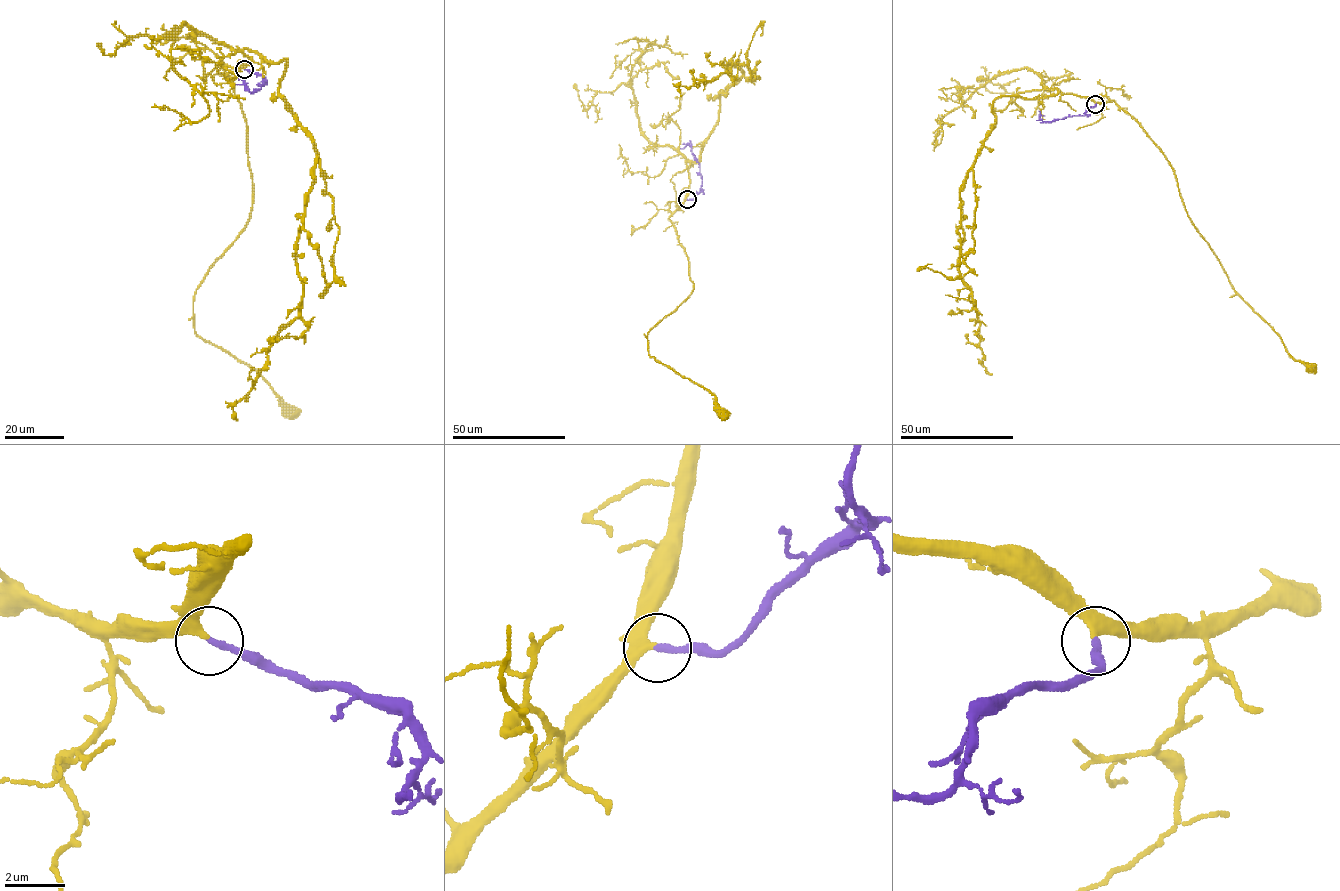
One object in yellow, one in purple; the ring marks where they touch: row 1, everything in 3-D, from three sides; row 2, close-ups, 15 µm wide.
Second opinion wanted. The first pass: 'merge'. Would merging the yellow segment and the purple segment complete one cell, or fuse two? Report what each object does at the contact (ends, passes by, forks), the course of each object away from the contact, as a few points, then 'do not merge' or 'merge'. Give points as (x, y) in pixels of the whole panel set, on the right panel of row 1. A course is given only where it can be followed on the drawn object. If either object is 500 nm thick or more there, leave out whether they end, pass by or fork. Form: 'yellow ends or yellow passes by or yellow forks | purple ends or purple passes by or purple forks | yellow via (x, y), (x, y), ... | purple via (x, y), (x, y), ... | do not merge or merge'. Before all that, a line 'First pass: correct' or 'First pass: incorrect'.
First pass: correct
yellow passes by | purple ends | yellow via (1095, 103), (1114, 102), (1161, 151), (1174, 172), (1188, 216), (1232, 289), (1272, 328), (1286, 350), (1308, 367) | purple via (1096, 104), (1084, 115), (1044, 122), (1039, 116), (1044, 116) | merge

